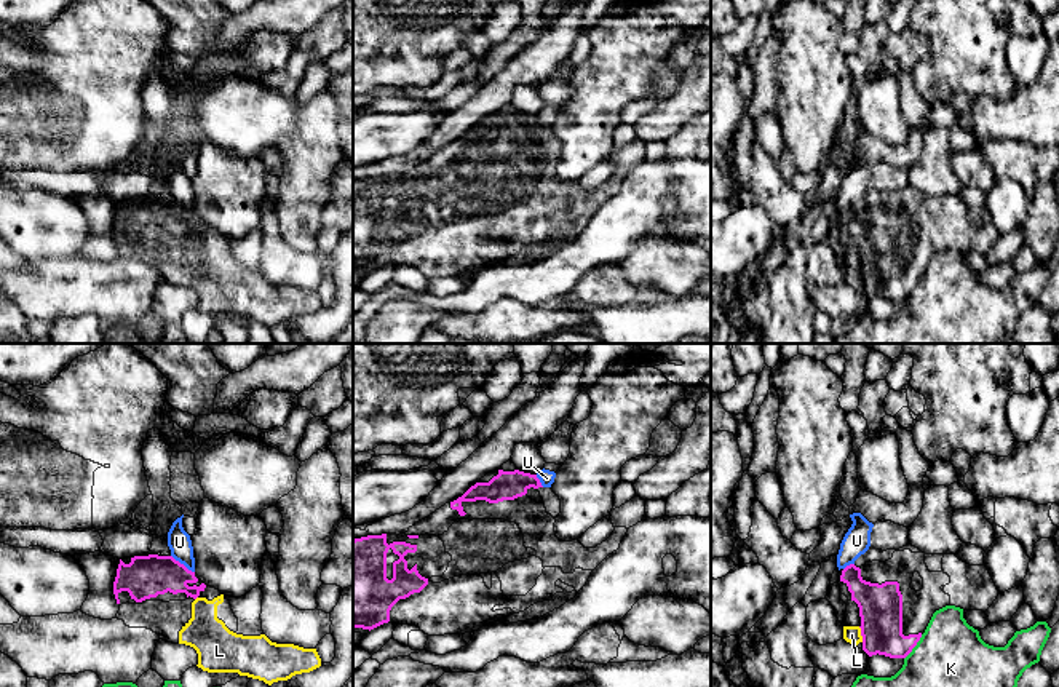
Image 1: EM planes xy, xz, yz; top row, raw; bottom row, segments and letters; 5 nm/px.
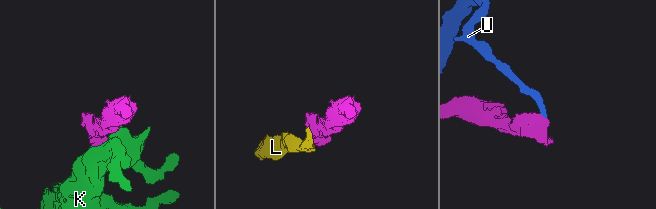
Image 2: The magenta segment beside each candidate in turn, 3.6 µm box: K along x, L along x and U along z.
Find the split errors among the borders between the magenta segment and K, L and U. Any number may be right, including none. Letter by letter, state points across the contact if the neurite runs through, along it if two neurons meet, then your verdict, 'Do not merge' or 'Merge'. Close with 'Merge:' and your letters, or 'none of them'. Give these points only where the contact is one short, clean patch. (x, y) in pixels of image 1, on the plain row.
K: Boundary: yz (922, 277), (904, 301). Do not merge
L: Path across: yz (880, 248), (880, 258), (861, 277), (852, 277). Merge
U: Boundary: xy (171, 197), (194, 214). Do not merge
Merge: L

